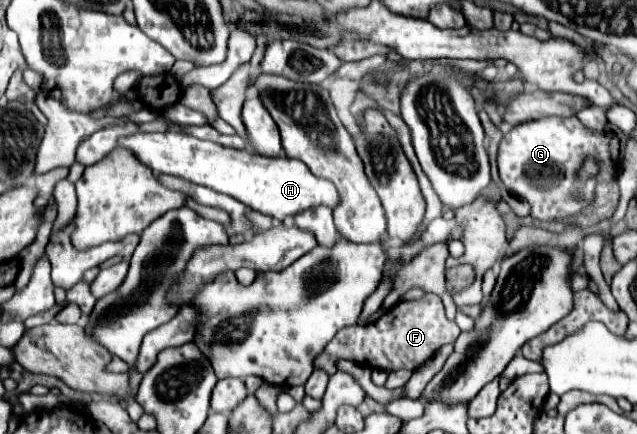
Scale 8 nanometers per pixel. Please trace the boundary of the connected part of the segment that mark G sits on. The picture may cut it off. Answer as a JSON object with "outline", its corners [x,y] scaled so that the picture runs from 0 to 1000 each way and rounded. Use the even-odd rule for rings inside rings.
{"outline":[[[904,267],[898,272],[848,272],[807,290],[791,309],[782,341],[782,392],[791,429],[832,470],[832,498],[841,507],[870,507],[901,498],[917,484],[932,456],[932,429],[939,419],[958,419],[967,401],[964,369],[954,350],[954,313],[923,304]],[[920,364],[939,373],[939,401],[920,415],[911,410],[911,392]]]}

